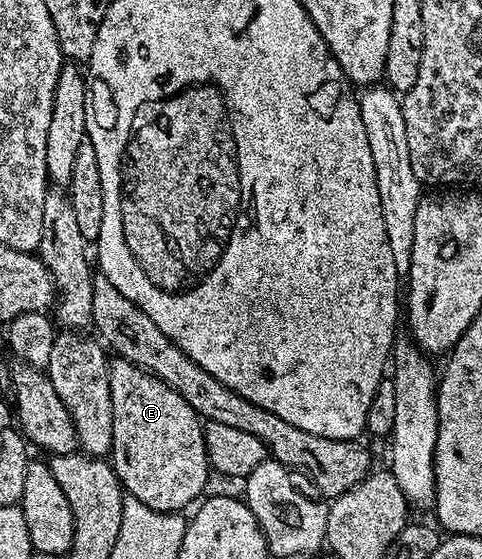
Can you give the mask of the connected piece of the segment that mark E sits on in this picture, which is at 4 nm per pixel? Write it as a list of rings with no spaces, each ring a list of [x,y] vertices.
[[[121,357],[111,358],[109,364],[114,472],[129,494],[149,507],[181,512],[182,507],[203,494],[206,478],[212,475],[202,436],[203,422],[181,393],[153,371],[137,367],[132,360]]]

